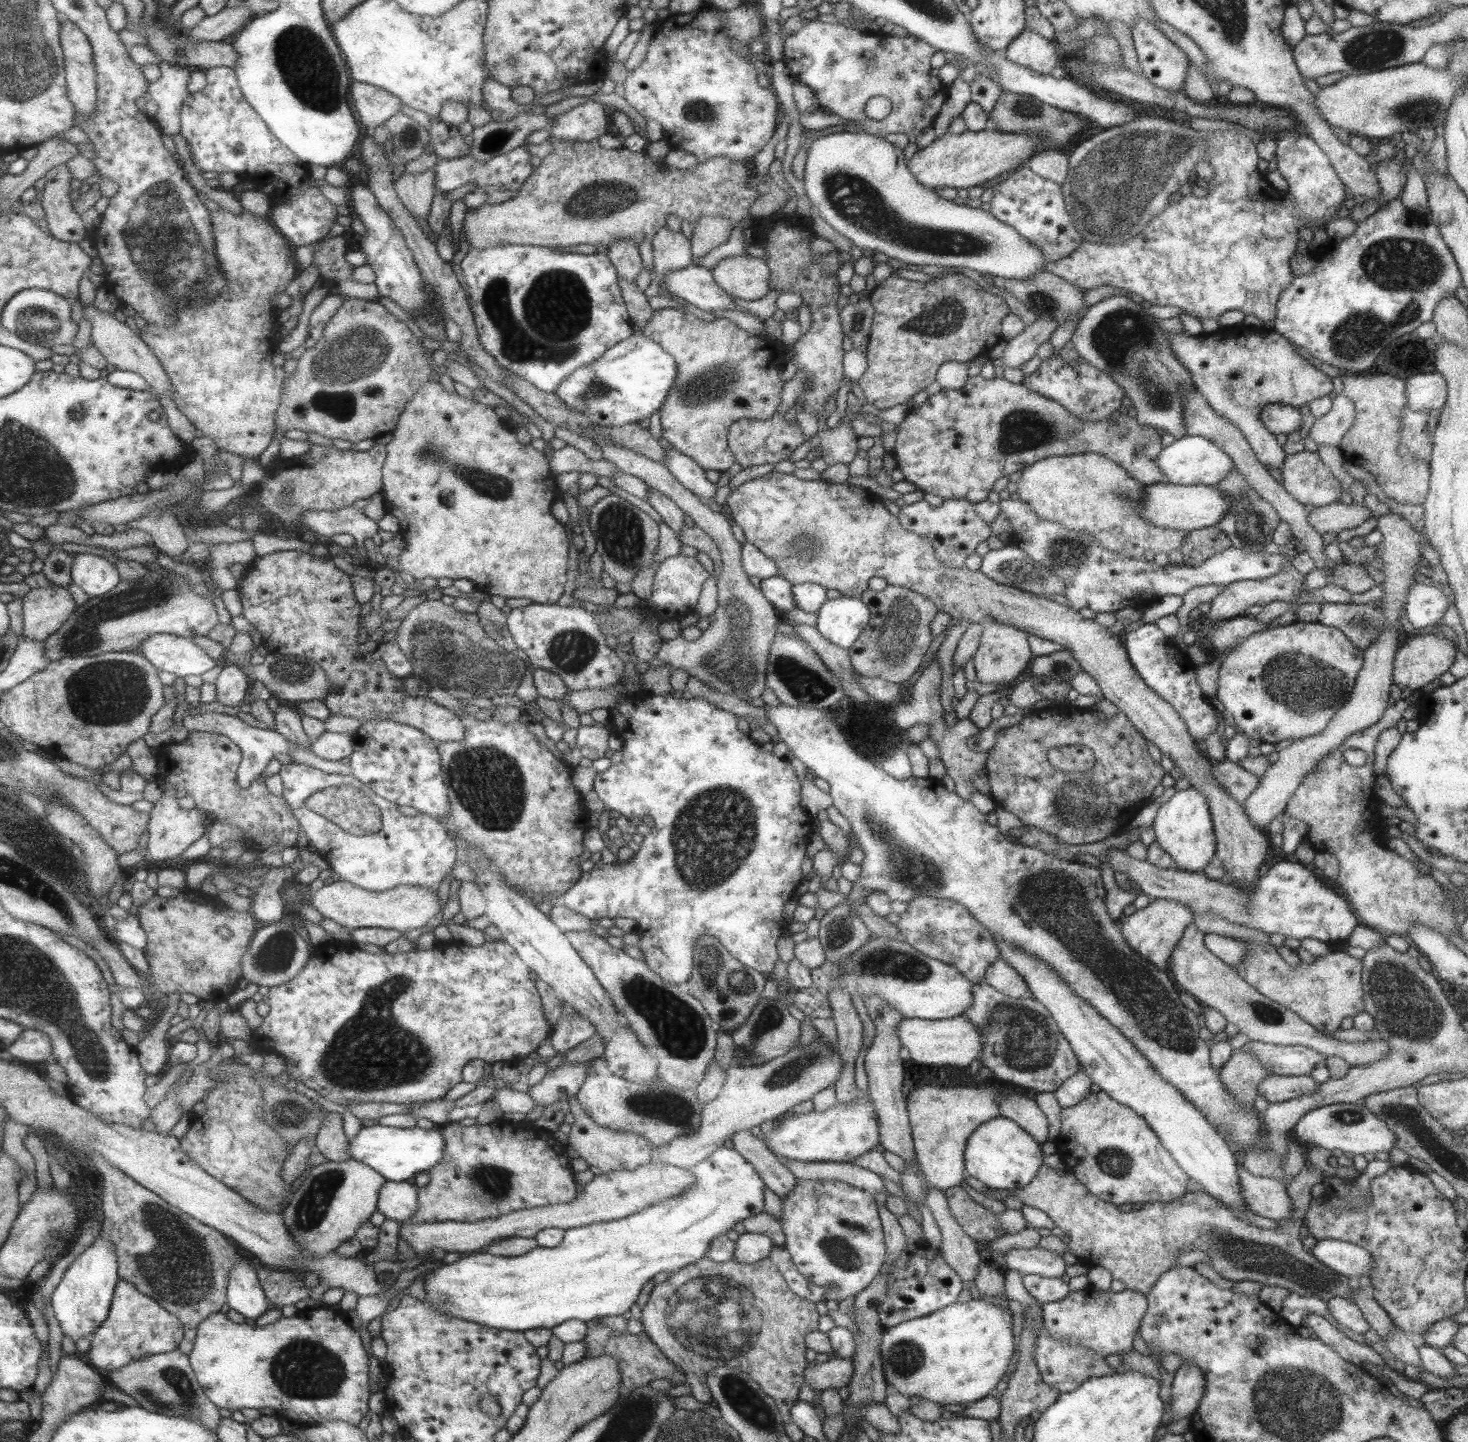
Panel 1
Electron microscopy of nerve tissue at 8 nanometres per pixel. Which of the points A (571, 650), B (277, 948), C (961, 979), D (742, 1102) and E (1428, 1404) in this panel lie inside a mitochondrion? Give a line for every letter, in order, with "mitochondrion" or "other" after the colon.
A: mitochondrion
B: mitochondrion
C: other
D: other
E: other

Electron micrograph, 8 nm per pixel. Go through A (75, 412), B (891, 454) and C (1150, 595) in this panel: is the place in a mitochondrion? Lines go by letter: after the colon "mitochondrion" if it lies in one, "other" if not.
A: mitochondrion
B: other
C: other

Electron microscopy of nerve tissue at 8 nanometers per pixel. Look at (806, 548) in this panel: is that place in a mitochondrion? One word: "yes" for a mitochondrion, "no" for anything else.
yes

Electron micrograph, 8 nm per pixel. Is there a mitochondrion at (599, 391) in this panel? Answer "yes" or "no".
yes

